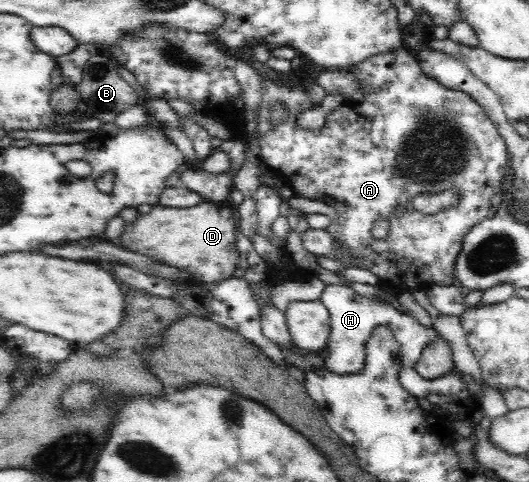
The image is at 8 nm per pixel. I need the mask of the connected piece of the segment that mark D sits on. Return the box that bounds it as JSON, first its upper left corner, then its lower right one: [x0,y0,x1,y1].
[120,202,239,283]

